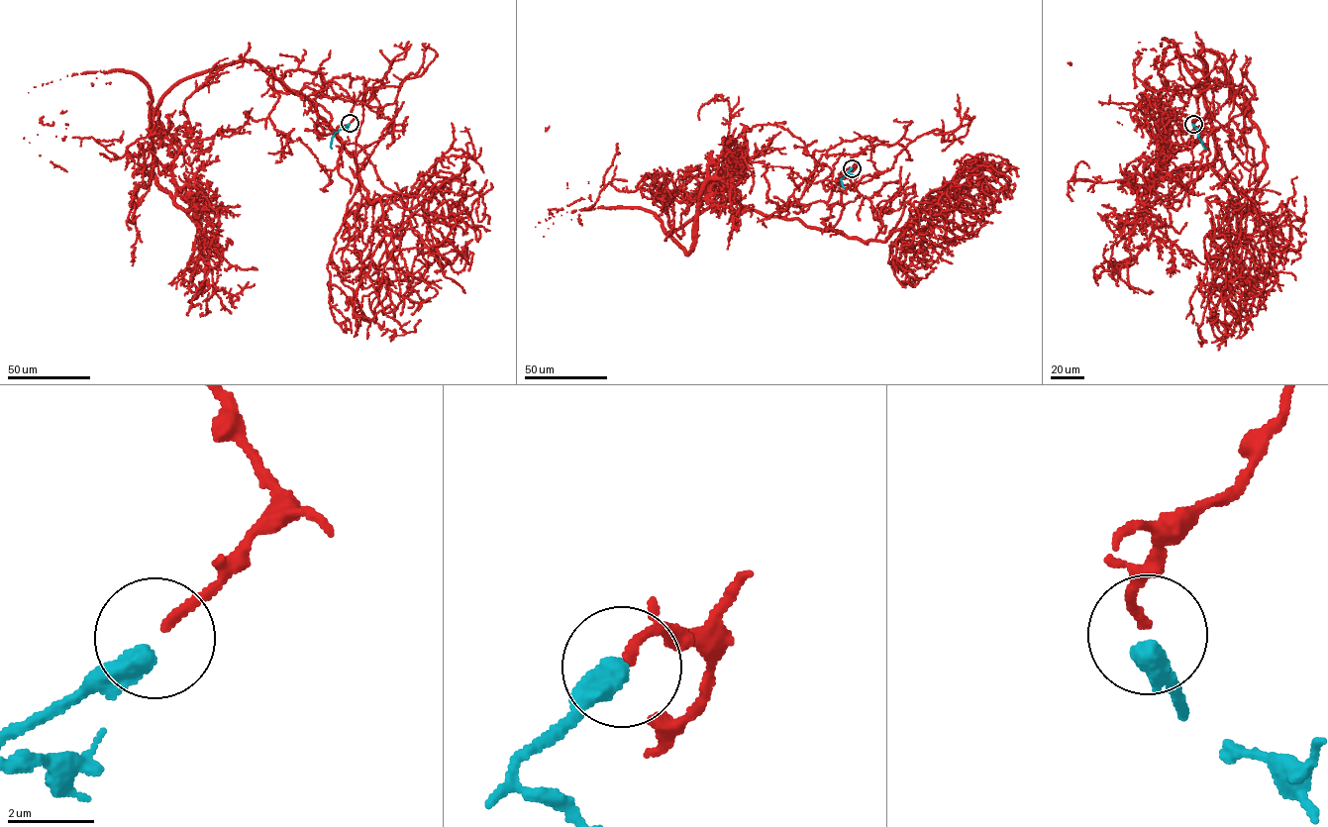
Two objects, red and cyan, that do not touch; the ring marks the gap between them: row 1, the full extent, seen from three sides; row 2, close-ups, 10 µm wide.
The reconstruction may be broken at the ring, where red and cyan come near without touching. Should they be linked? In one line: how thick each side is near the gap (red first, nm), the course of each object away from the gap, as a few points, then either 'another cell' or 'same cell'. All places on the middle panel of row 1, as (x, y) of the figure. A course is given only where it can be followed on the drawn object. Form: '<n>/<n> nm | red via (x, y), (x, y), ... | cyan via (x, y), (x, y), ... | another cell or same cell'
240/550 nm | red via (852, 167), (826, 202), (722, 202), (672, 232), (671, 180), (605, 185), (616, 144), (545, 131) | cyan via (852, 168), (840, 180), (845, 188) | same cell

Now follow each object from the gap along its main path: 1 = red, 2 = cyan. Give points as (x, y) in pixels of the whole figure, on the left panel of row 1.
1: (350, 123), (336, 83), (244, 61), (163, 96), (174, 143), (115, 159), (97, 140), (121, 140), (60, 114)
2: (350, 123), (334, 133), (332, 148)

